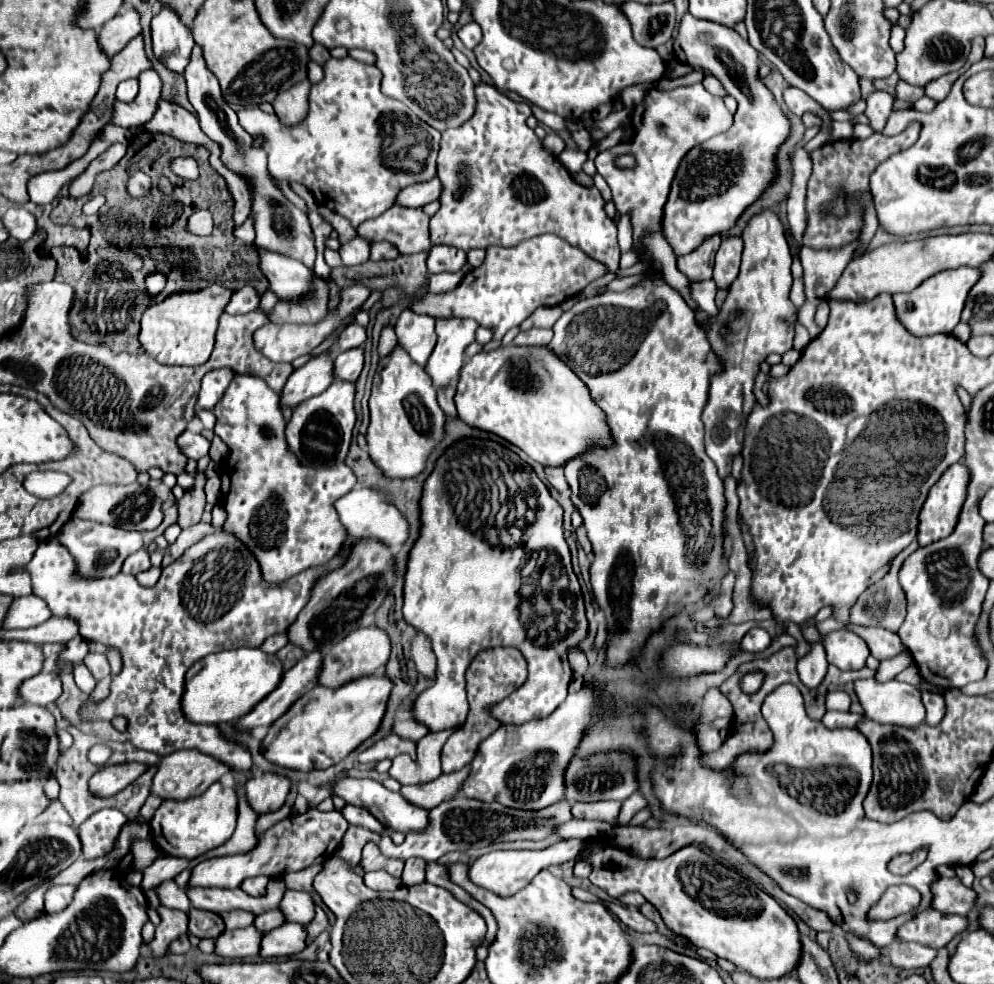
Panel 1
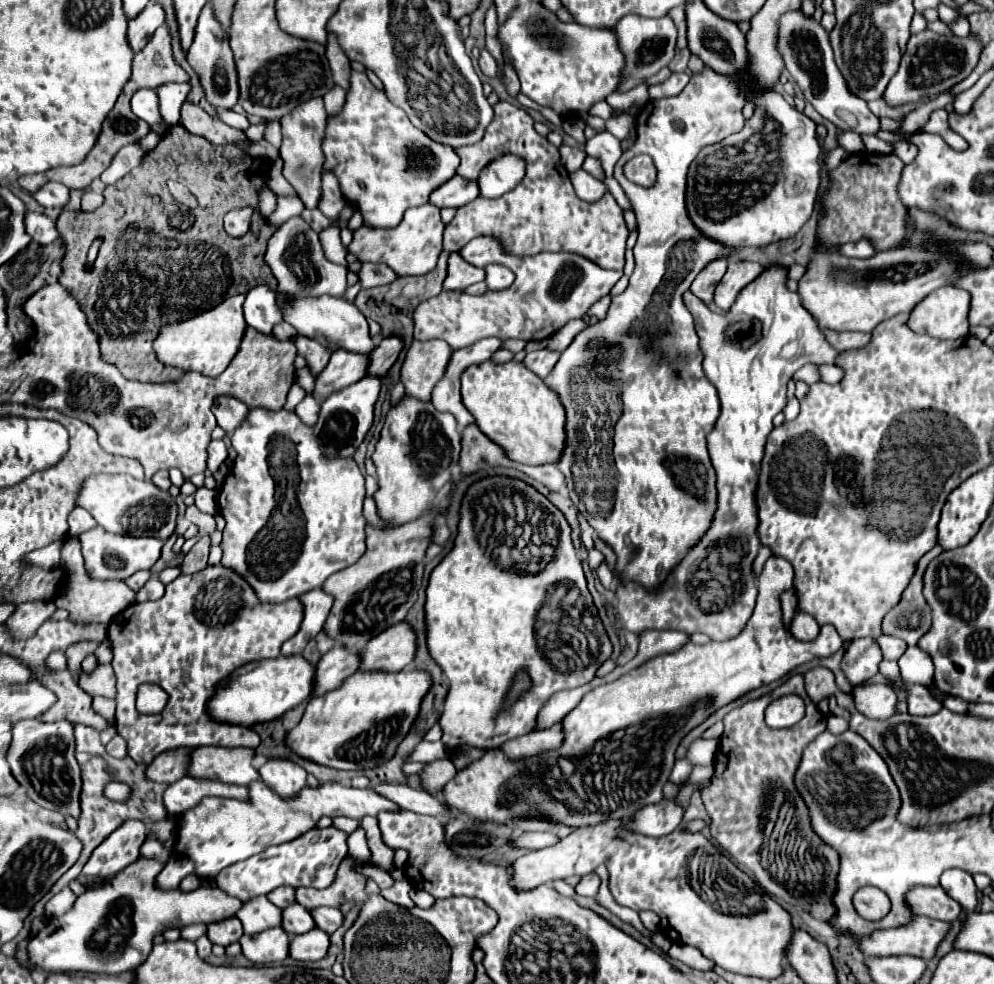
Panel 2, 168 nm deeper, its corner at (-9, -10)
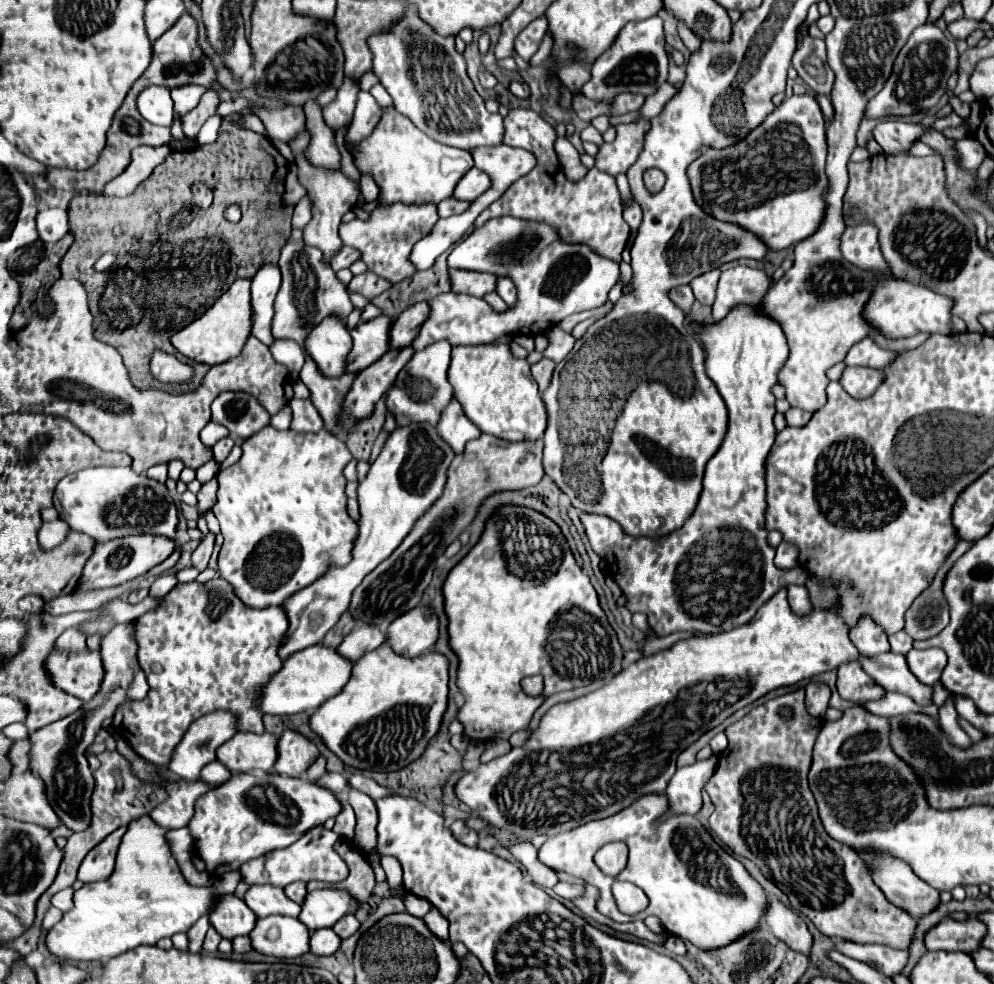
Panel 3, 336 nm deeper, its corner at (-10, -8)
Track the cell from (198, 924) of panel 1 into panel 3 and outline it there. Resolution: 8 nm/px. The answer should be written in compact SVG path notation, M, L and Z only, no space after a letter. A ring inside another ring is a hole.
M235 894L231 896L219 896L219 908L211 912L209 916L211 926L227 940L233 940L235 936L249 934L255 926L255 916L247 908L247 904L237 898Z

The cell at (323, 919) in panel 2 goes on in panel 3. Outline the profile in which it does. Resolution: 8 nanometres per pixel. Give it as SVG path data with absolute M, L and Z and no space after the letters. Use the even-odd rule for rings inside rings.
M353 914L343 916L343 918L341 918L341 920L337 920L337 922L335 922L335 926L333 926L335 934L337 934L337 936L341 936L341 938L349 938L357 928L359 928L359 920L357 920Z

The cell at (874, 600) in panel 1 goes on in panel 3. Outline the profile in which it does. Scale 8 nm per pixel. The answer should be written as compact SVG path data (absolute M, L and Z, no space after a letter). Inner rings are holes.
M941 566L935 574L935 580L923 590L905 612L905 632L913 640L925 640L939 634L949 624L949 608L943 598L941 586L947 568Z

